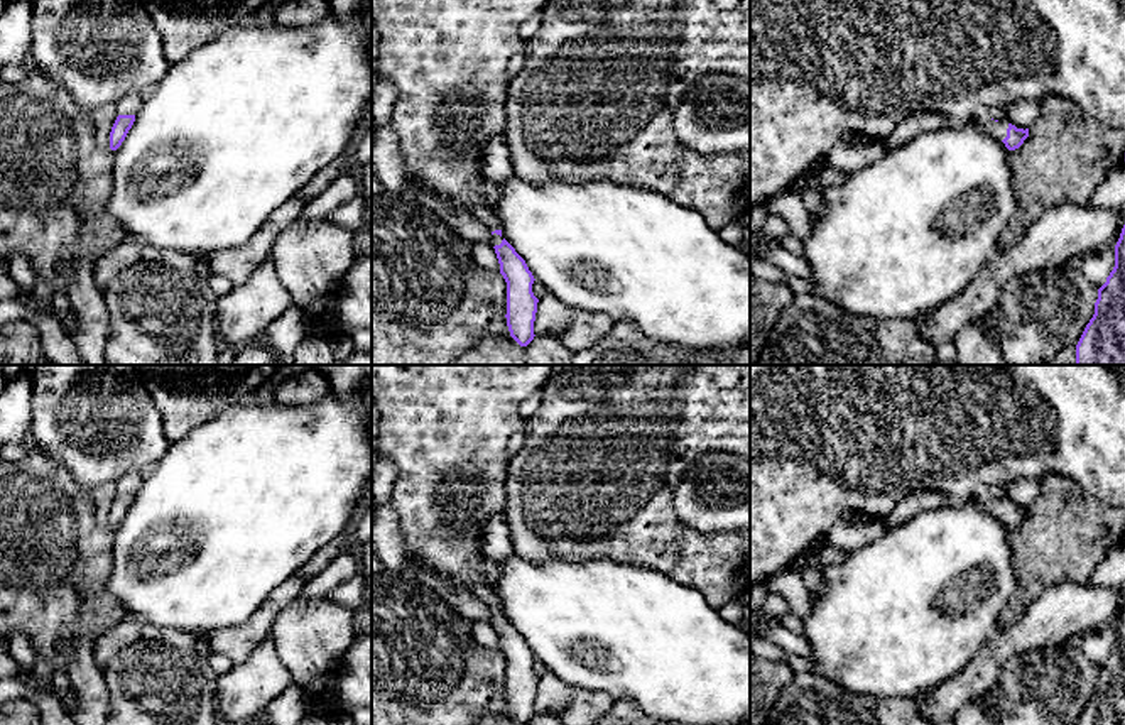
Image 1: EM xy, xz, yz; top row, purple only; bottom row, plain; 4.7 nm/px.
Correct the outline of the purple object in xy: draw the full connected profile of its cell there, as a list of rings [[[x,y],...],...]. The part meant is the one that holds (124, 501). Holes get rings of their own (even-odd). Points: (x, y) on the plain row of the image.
[[[118,493],[110,510],[110,527],[117,529],[135,500],[135,493]]]

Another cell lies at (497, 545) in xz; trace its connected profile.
[[[492,515],[483,527],[481,554],[495,563],[515,556],[510,531],[503,515]]]

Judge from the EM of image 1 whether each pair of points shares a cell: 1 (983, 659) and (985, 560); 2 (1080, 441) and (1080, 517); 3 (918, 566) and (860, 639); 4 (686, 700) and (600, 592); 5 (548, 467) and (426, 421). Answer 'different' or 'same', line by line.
1: different
2: different
3: same
4: same
5: different

